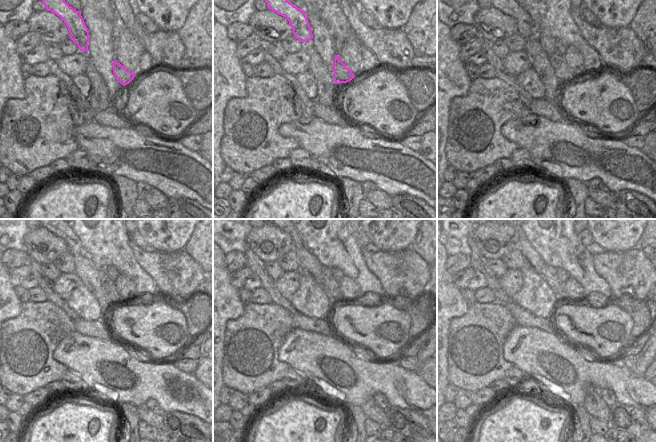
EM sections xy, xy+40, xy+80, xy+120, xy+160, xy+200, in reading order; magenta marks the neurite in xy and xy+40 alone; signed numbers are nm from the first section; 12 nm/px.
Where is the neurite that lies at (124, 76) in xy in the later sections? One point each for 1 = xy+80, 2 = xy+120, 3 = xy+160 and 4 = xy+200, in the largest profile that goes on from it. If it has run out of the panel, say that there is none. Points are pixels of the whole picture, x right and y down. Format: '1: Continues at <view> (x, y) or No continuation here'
1: Continues at xy+80 (563, 72)
2: Continues at xy+120 (109, 286)
3: Continues at xy+160 (331, 287)
4: Continues at xy+200 (555, 285)

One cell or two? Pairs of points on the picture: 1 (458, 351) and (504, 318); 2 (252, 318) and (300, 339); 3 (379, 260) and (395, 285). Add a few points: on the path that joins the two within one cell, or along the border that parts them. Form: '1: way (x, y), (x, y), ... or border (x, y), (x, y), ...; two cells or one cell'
1: way (469, 346), (493, 322); one cell
2: border (294, 328), (287, 335), (277, 355); two cells
3: way (385, 266), (395, 276), (395, 279); one cell

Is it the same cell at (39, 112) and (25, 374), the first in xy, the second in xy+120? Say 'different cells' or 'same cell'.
same cell

